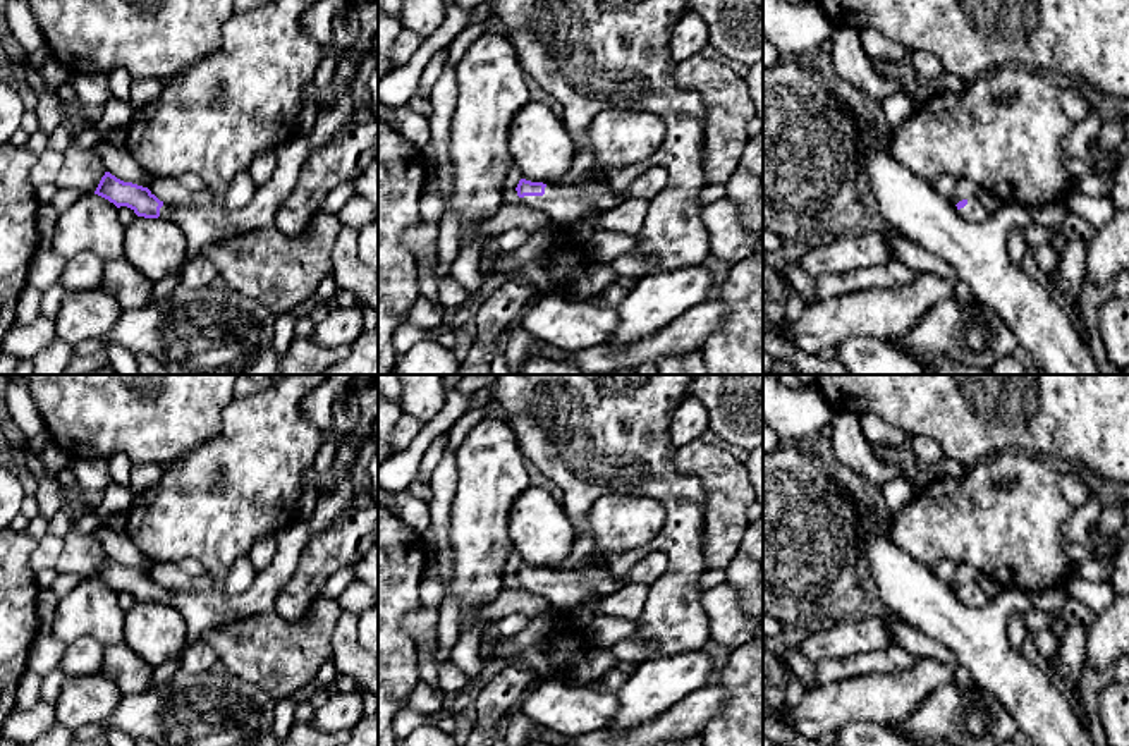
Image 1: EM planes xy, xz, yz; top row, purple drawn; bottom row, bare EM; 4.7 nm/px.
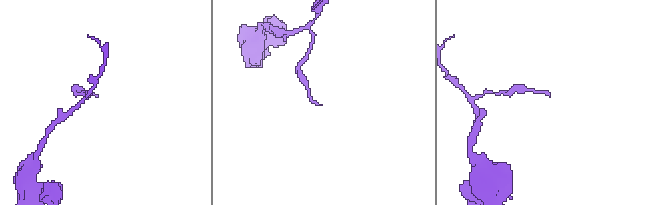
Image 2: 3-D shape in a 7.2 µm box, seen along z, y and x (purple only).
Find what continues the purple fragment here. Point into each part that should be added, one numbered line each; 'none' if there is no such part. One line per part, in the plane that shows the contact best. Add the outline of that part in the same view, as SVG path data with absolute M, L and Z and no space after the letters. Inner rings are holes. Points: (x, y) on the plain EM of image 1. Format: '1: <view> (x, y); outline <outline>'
1: xz (564, 590); outline M593 557L577 569L546 569L543 581L524 581L521 586L536 596L546 598L552 608L571 612L584 603L588 596L598 595L607 598L622 584L613 579L608 564Z

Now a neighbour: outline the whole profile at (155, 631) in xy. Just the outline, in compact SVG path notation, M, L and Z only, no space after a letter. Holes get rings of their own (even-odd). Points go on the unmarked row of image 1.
M136 602L124 614L124 643L156 669L180 658L187 646L186 621L172 605Z

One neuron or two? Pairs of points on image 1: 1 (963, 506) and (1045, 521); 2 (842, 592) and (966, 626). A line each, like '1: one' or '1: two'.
1: one
2: two

